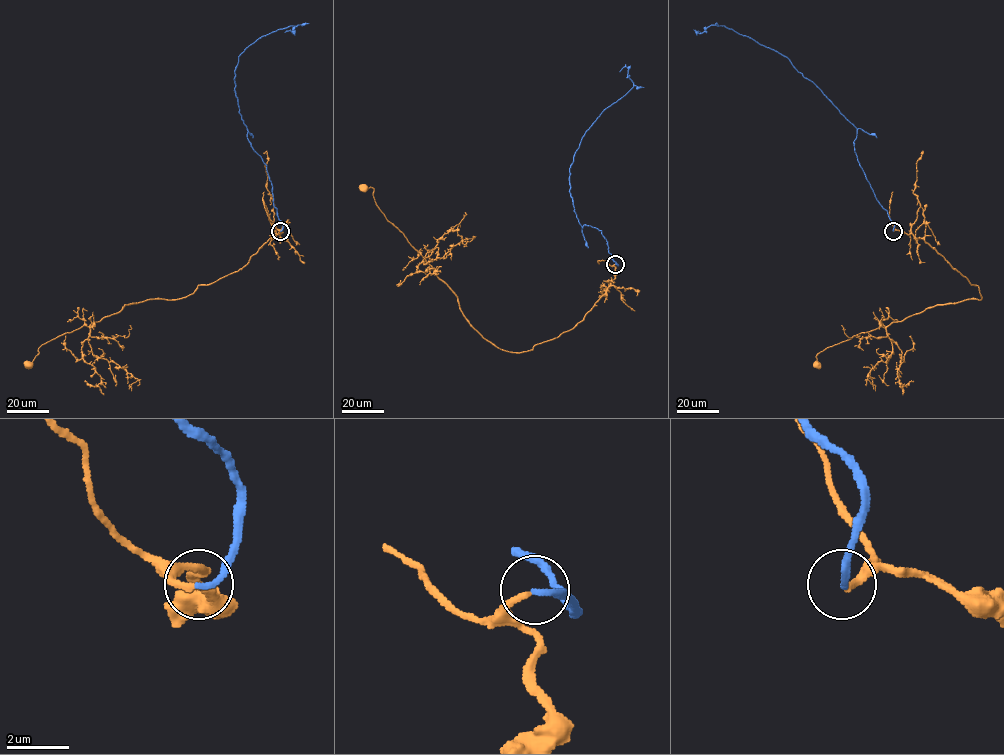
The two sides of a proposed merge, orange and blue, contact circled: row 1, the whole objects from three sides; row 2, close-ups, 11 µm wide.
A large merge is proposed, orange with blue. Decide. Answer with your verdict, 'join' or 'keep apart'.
join

